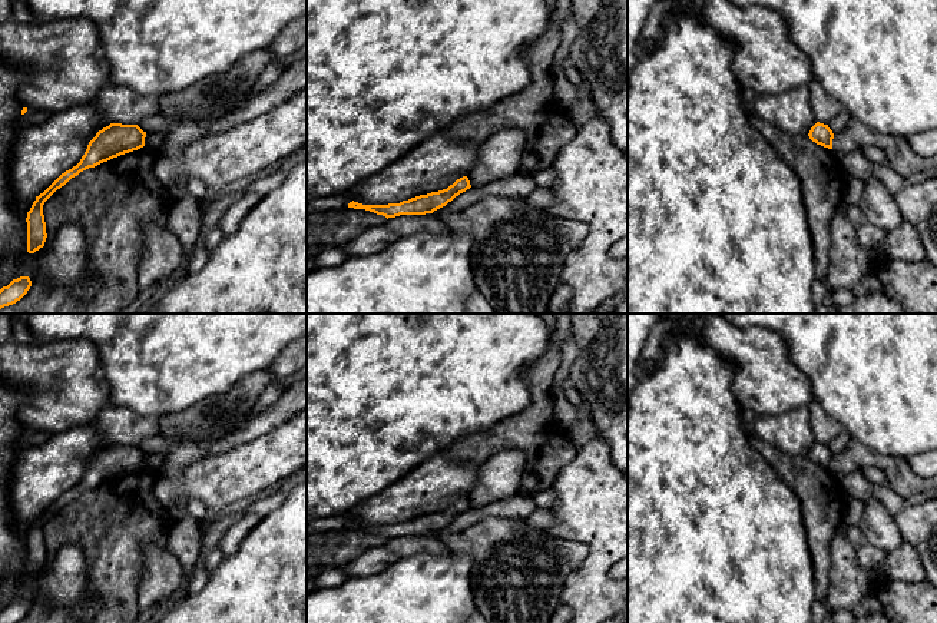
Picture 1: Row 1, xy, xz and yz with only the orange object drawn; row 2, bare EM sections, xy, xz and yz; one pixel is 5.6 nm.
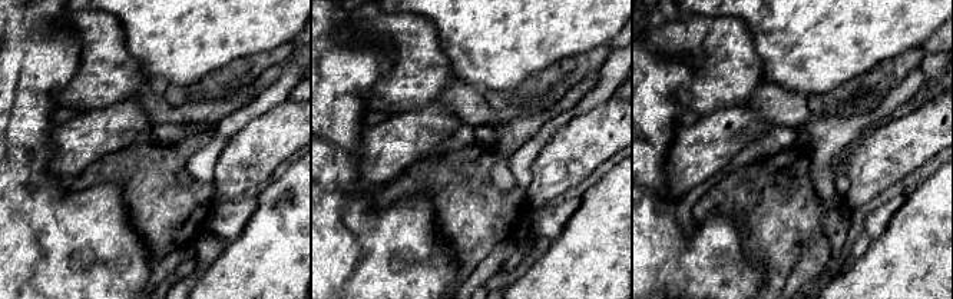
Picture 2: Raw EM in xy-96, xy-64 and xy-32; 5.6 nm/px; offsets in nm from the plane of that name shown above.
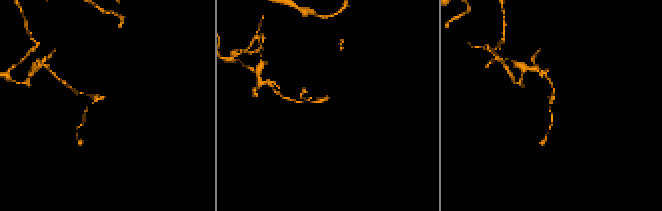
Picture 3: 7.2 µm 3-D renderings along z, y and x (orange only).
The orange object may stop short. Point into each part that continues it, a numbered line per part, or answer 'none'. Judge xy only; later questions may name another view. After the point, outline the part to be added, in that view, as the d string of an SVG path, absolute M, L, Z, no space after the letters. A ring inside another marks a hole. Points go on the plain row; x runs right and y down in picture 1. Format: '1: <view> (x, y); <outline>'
none

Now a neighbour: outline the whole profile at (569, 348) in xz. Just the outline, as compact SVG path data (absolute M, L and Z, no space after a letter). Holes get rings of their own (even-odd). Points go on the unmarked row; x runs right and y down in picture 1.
M573 338L554 342L560 347L562 358L553 377L552 387L560 385L566 388L569 385L570 367L579 354L579 345Z

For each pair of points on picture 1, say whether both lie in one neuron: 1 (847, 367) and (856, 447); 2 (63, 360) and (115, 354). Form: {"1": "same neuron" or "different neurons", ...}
{"1": "different neurons", "2": "different neurons"}

